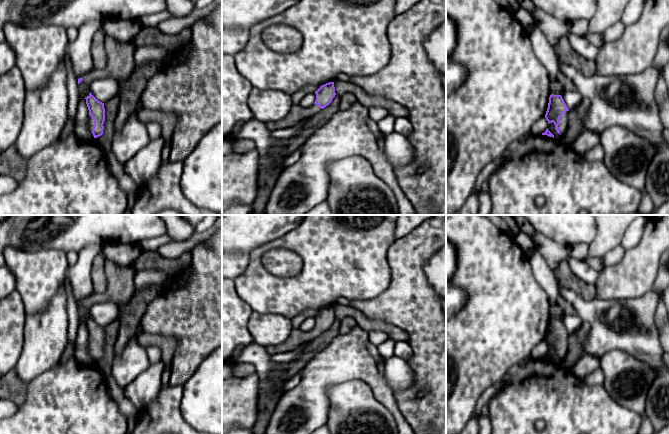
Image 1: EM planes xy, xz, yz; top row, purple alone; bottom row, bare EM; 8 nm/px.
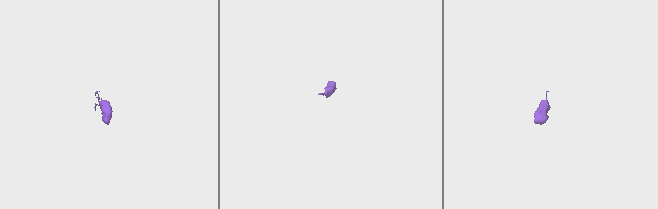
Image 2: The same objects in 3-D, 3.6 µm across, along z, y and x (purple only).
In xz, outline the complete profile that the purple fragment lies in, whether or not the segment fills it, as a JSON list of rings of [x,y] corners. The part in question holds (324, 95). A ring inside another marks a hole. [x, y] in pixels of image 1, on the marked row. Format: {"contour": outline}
{"contour": [[[334,82],[326,83],[315,91],[316,100],[309,107],[303,107],[301,105],[292,105],[289,113],[281,120],[265,123],[268,130],[279,130],[281,128],[289,128],[295,126],[302,120],[306,120],[309,117],[318,113],[321,109],[328,106],[335,97]]]}

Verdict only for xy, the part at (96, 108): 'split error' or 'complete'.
split error

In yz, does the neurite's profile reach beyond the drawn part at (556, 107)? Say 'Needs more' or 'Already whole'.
Needs more

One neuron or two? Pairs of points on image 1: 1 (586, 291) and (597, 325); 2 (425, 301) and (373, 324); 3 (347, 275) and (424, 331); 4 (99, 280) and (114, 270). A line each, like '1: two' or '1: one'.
1: two
2: two
3: two
4: two

